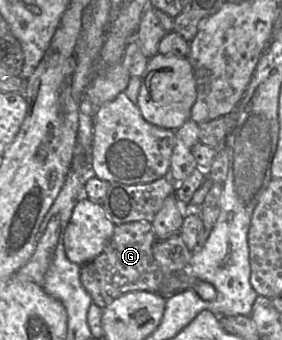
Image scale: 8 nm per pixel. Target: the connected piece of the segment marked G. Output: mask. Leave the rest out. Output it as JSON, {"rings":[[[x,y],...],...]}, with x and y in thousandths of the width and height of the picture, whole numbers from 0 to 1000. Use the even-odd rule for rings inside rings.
{"rings":[[[518,650],[404,668],[365,738],[287,782],[284,826],[344,900],[369,909],[411,876],[472,856],[564,862],[589,809],[543,756],[553,706],[539,659]]]}

